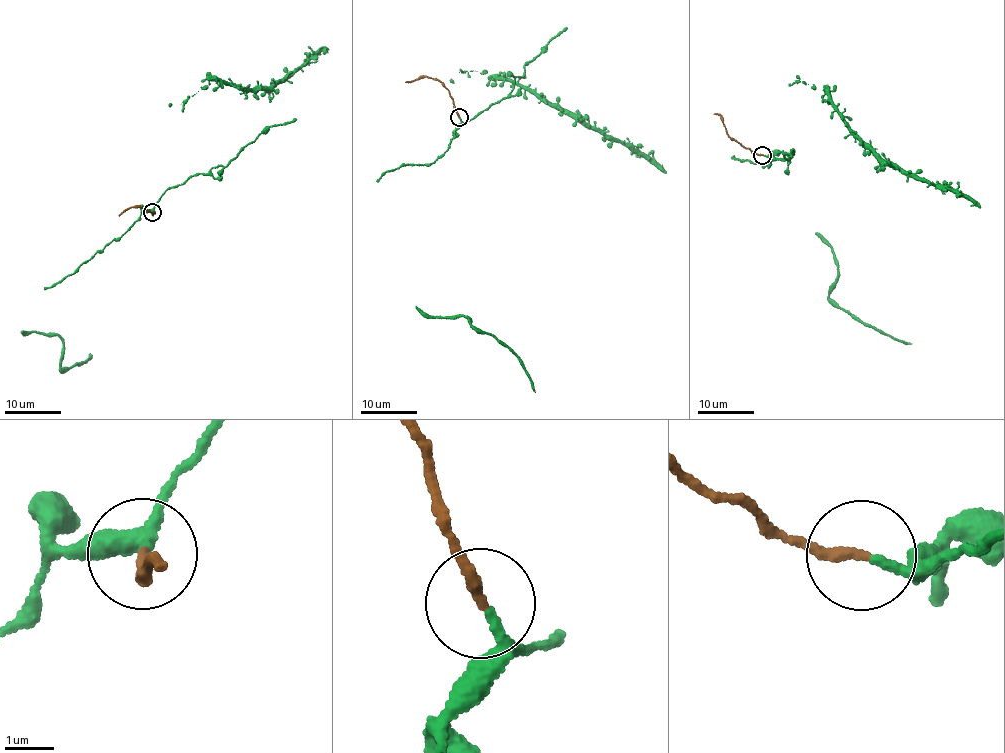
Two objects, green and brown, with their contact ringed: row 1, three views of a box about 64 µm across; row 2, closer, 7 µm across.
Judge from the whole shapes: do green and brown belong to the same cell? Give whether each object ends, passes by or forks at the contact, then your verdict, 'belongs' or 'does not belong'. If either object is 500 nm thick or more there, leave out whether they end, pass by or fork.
green passes by; brown ends; belongs

